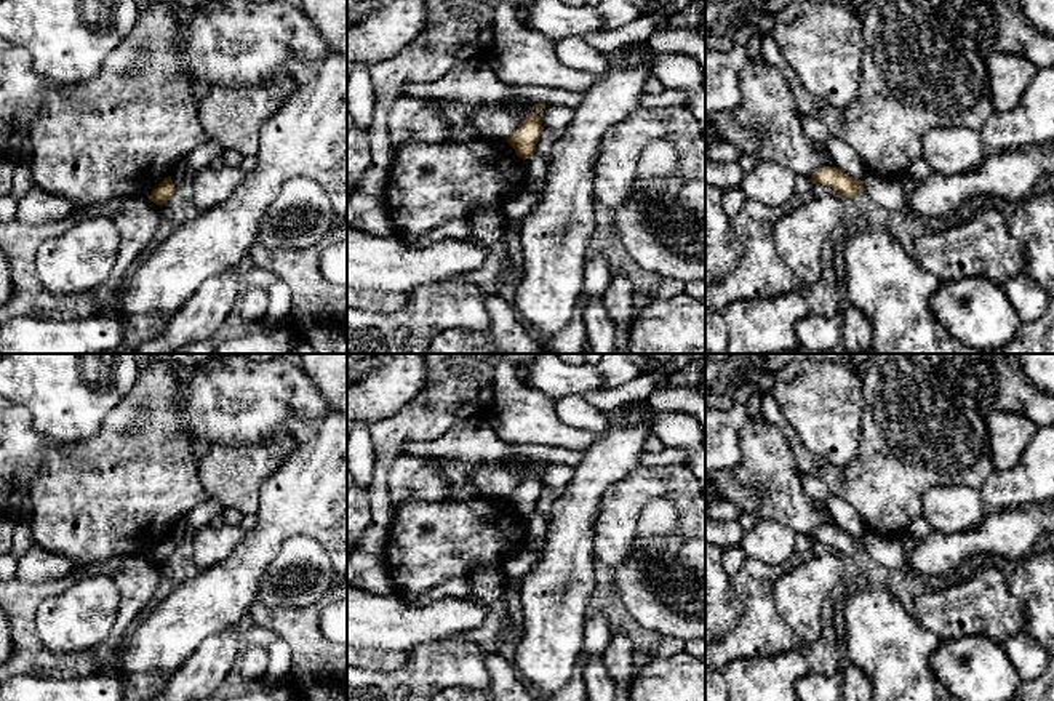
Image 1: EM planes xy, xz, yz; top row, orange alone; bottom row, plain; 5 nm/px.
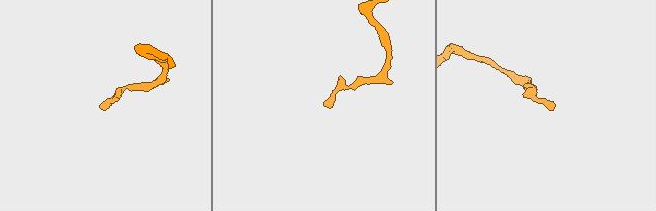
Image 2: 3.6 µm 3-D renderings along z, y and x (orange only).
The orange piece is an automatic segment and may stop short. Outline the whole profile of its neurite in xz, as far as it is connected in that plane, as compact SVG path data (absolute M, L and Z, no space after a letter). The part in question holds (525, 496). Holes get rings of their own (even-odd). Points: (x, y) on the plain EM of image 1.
M537 463L536 469L531 471L515 488L515 491L507 499L517 511L517 514L526 519L531 512L536 511L536 503L542 493L542 479L537 474L545 463Z

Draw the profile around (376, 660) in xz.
M347 645L347 666L376 672L397 671L408 661L408 651L387 651L377 648L353 648Z

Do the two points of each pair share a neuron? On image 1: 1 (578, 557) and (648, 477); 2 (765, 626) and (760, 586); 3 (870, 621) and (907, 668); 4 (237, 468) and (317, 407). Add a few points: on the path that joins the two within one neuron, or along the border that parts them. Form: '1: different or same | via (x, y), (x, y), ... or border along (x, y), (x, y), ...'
1: different | border along (602, 501), (594, 524), (594, 557)
2: same | via (760, 616), (760, 596)
3: same | via (882, 632), (894, 644), (894, 650), (901, 656)
4: different | border along (275, 434), (256, 444), (239, 445)

